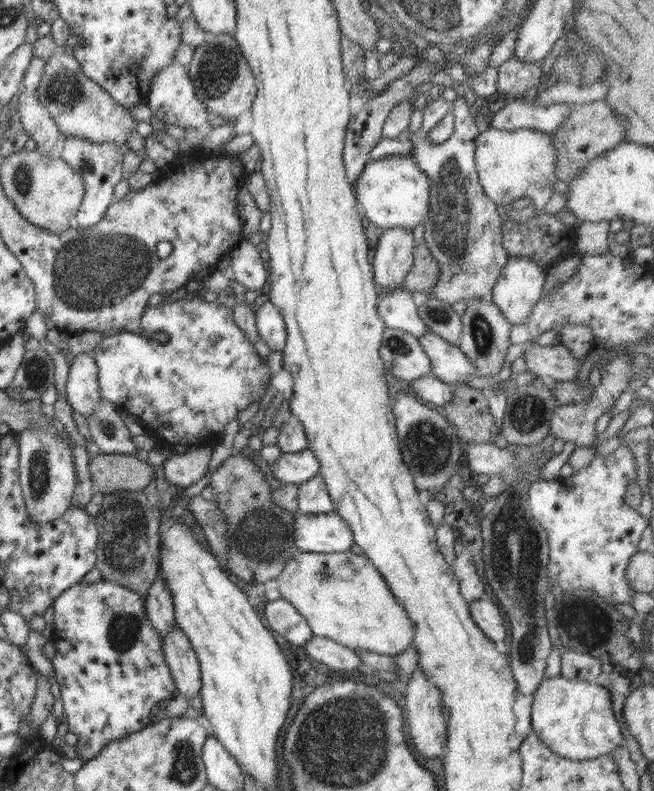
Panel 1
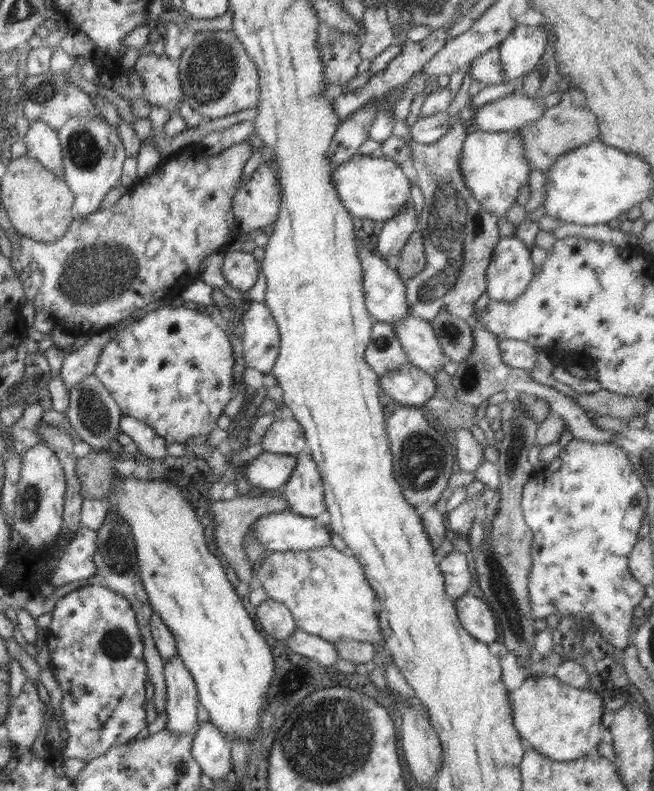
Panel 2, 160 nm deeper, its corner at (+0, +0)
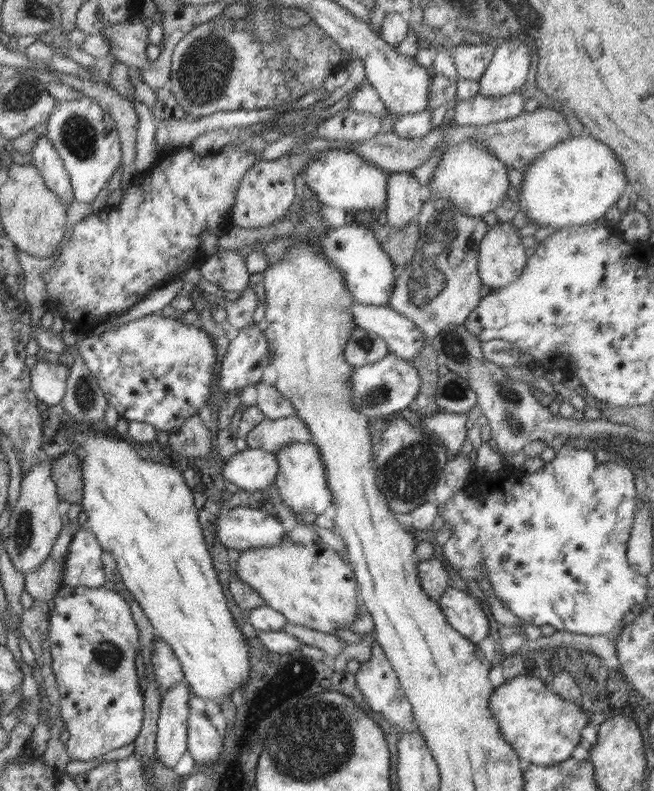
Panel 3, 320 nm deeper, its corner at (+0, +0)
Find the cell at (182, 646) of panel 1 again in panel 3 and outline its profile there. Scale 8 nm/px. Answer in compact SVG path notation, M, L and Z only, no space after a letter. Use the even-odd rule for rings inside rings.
M183 680L173 686L161 700L155 756L168 768L174 768L187 750L190 697L190 686Z

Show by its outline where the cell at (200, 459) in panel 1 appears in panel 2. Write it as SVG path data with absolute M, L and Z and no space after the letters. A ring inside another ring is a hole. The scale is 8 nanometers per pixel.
M123 415L119 421L121 433L133 440L133 449L148 460L164 460L169 456L164 438L157 436L154 430L136 418Z

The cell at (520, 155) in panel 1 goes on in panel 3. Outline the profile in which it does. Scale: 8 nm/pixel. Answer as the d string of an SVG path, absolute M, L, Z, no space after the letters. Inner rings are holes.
M465 140L446 151L433 172L425 190L425 199L445 198L464 214L482 217L486 212L503 203L507 198L510 180L506 174L508 166L475 140Z

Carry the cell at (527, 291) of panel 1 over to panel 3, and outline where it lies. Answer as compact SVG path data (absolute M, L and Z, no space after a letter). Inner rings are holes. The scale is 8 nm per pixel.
M510 223L491 226L480 242L478 272L490 292L515 281L524 270L529 251L524 249L519 230Z

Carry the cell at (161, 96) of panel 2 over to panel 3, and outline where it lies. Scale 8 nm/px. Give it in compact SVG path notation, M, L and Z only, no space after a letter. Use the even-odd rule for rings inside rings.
M139 19L128 23L108 25L103 34L110 43L112 56L118 58L120 63L125 64L127 67L136 66L139 70L148 68L150 64L146 53L149 45L148 29Z

